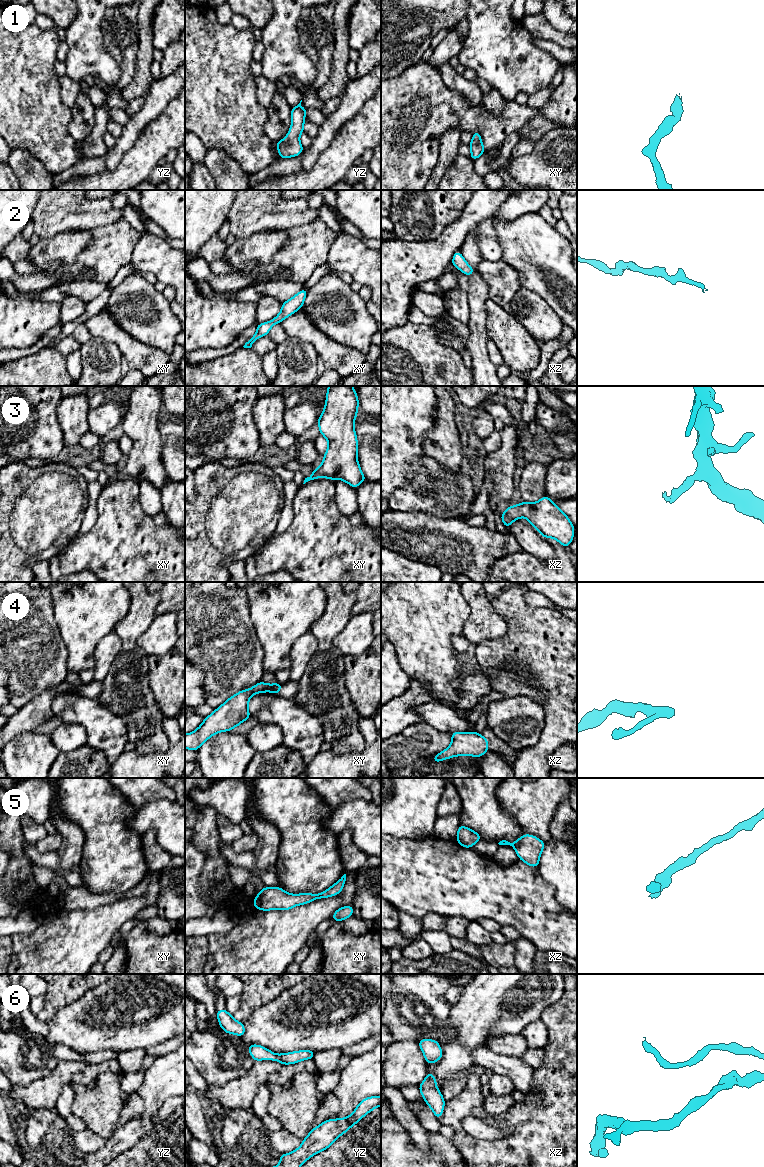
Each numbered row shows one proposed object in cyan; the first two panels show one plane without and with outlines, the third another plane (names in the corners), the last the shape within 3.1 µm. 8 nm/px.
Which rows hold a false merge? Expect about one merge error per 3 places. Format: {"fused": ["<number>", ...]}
{"fused": []}

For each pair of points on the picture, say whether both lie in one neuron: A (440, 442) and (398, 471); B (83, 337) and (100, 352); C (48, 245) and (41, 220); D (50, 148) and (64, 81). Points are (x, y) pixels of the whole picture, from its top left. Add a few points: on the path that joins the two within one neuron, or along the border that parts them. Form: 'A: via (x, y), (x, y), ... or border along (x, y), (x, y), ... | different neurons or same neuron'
A: border along (431, 429), (423, 439), (426, 454) | different neurons
B: border along (92, 337), (81, 345) | different neurons
C: border along (68, 230), (39, 240) | different neurons
D: border along (59, 77), (60, 100), (70, 109) | different neurons

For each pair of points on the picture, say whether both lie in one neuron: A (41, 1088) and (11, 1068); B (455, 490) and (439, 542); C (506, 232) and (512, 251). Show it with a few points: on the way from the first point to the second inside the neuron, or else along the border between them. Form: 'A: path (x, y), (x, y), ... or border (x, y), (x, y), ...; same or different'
A: border (52, 1070), (45, 1076), (24, 1085), (11, 1085); different
B: border (424, 511), (442, 518), (459, 519); different
C: path (511, 237), (512, 246); same

